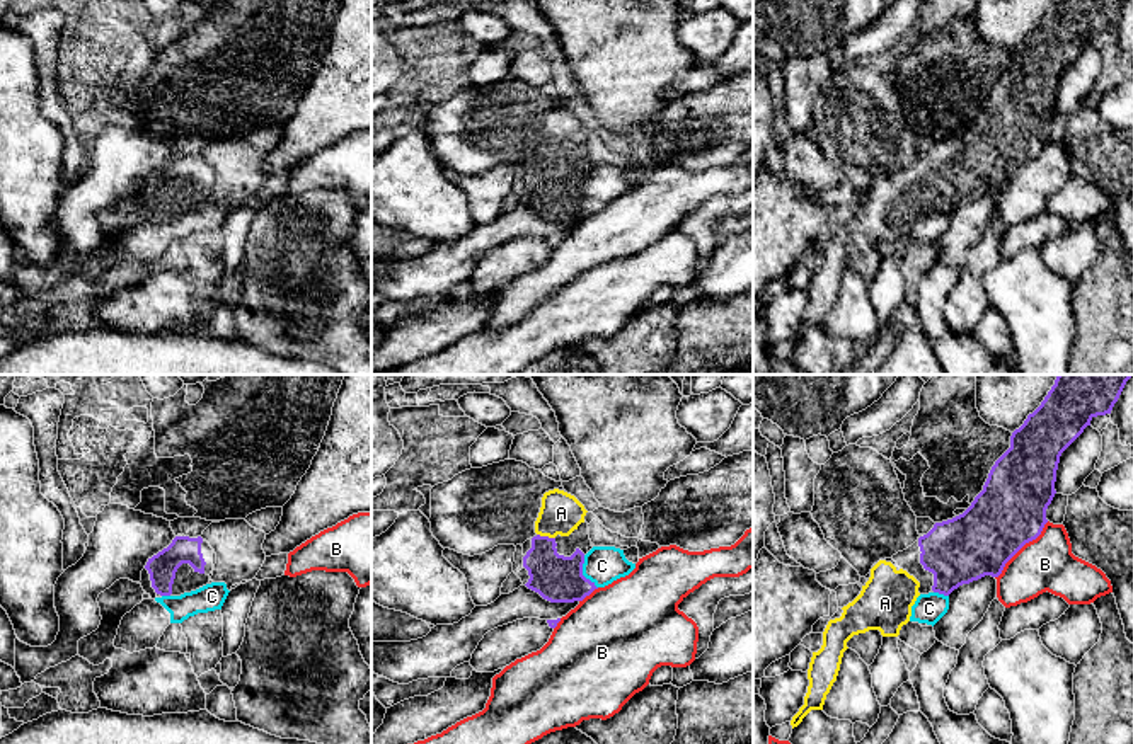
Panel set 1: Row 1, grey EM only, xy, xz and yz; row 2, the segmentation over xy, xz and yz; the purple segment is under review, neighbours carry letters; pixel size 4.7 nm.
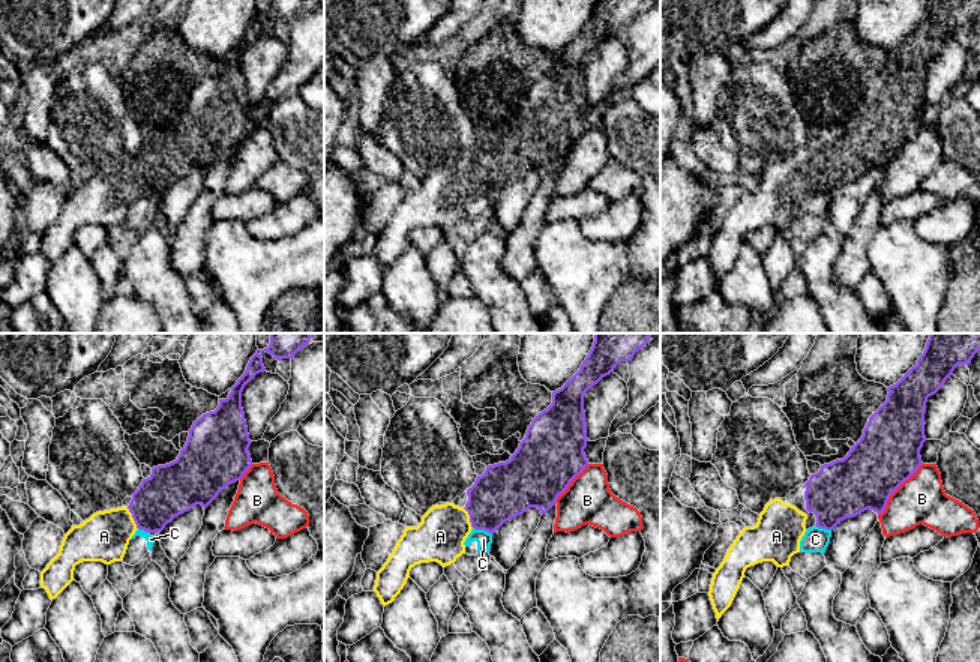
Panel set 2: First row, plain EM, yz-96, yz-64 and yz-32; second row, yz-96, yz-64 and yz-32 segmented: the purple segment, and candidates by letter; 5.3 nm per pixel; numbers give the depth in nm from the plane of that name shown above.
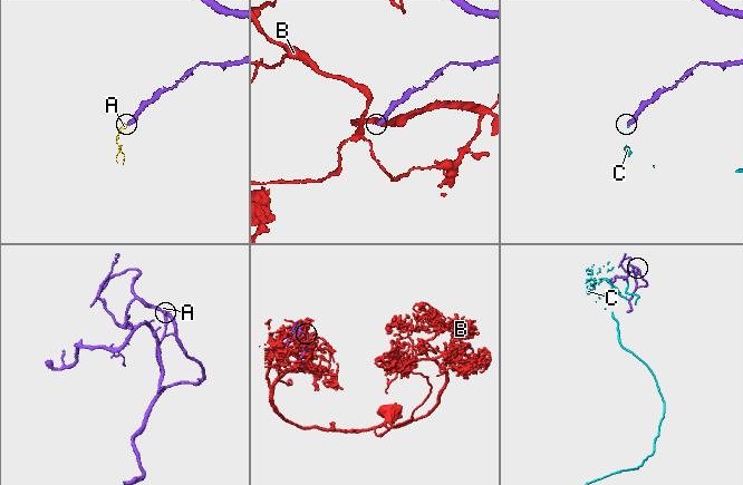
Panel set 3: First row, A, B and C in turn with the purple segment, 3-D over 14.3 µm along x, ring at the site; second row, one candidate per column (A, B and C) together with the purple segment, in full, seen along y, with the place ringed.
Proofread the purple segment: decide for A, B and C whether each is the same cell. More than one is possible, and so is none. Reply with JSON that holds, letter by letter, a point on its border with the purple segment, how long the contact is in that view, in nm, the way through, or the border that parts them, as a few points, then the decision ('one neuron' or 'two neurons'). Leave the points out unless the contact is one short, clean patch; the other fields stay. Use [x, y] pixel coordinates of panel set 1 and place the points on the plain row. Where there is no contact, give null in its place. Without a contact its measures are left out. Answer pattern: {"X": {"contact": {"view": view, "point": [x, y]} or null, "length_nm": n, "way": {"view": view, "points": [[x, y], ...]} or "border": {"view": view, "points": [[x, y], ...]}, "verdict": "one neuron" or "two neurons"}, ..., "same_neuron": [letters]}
{"A": {"contact": {"view": "xz", "point": [546, 155]}, "length_nm": 90, "way": {"view": "xz", "points": [[559, 198], [546, 184], [546, 155], [547, 145], [561, 131]]}, "verdict": "one neuron"}, "B": {"contact": {"view": "yz", "point": [1021, 165]}, "length_nm": 380, "verdict": "two neurons"}, "C": {"contact": {"view": "xz", "point": [581, 191]}, "length_nm": 170, "border": {"view": "xz", "points": [[583, 174], [583, 193], [597, 206]]}, "verdict": "two neurons"}, "same_neuron": ["A"]}

